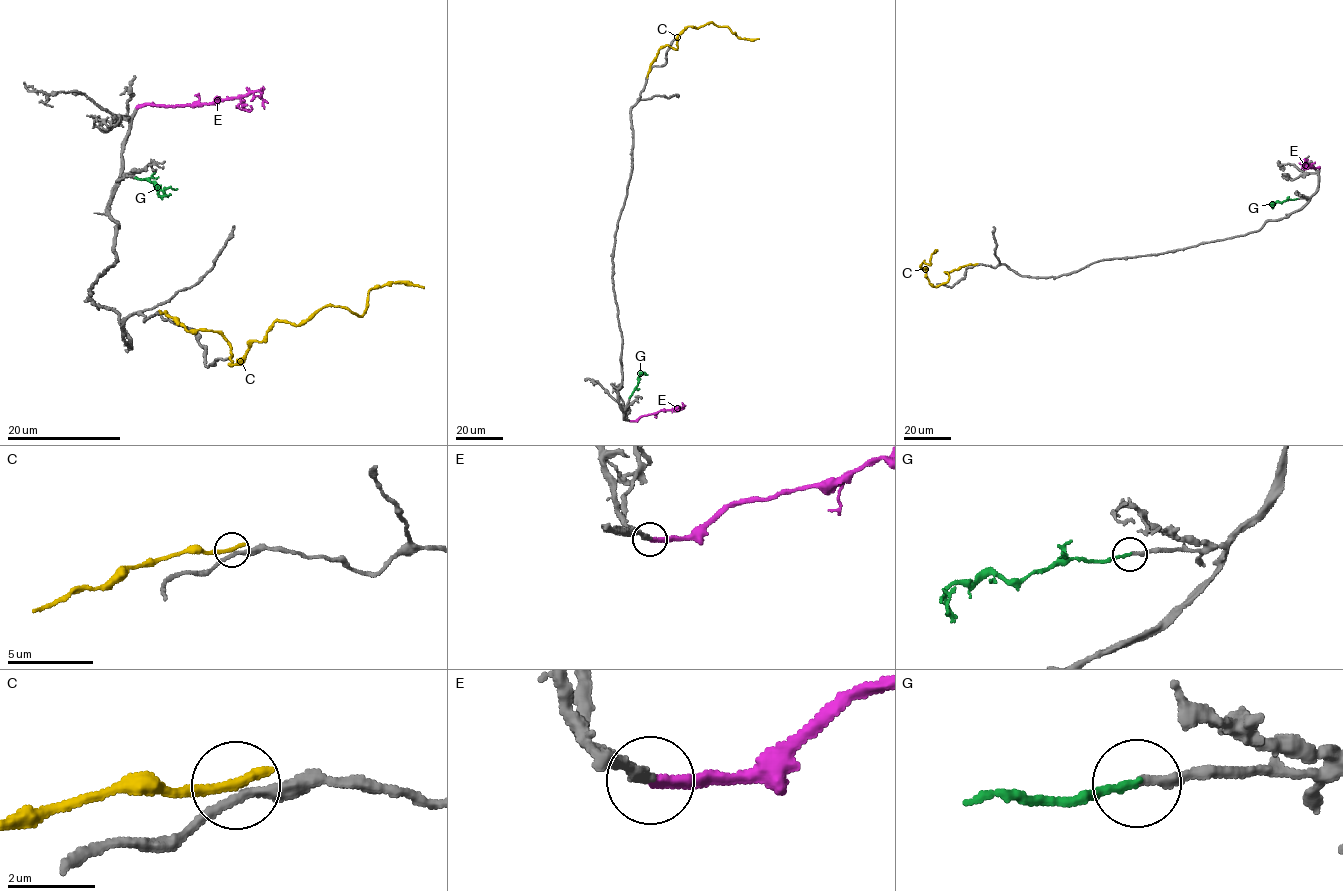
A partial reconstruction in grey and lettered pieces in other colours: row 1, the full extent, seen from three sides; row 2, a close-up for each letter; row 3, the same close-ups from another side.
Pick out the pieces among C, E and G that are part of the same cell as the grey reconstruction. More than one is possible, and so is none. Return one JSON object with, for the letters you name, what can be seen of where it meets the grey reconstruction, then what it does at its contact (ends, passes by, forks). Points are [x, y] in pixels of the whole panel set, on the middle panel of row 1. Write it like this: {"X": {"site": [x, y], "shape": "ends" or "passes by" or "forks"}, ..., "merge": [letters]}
{"G": {"site": [629, 398], "shape": "ends"}, "merge": ["G"]}

